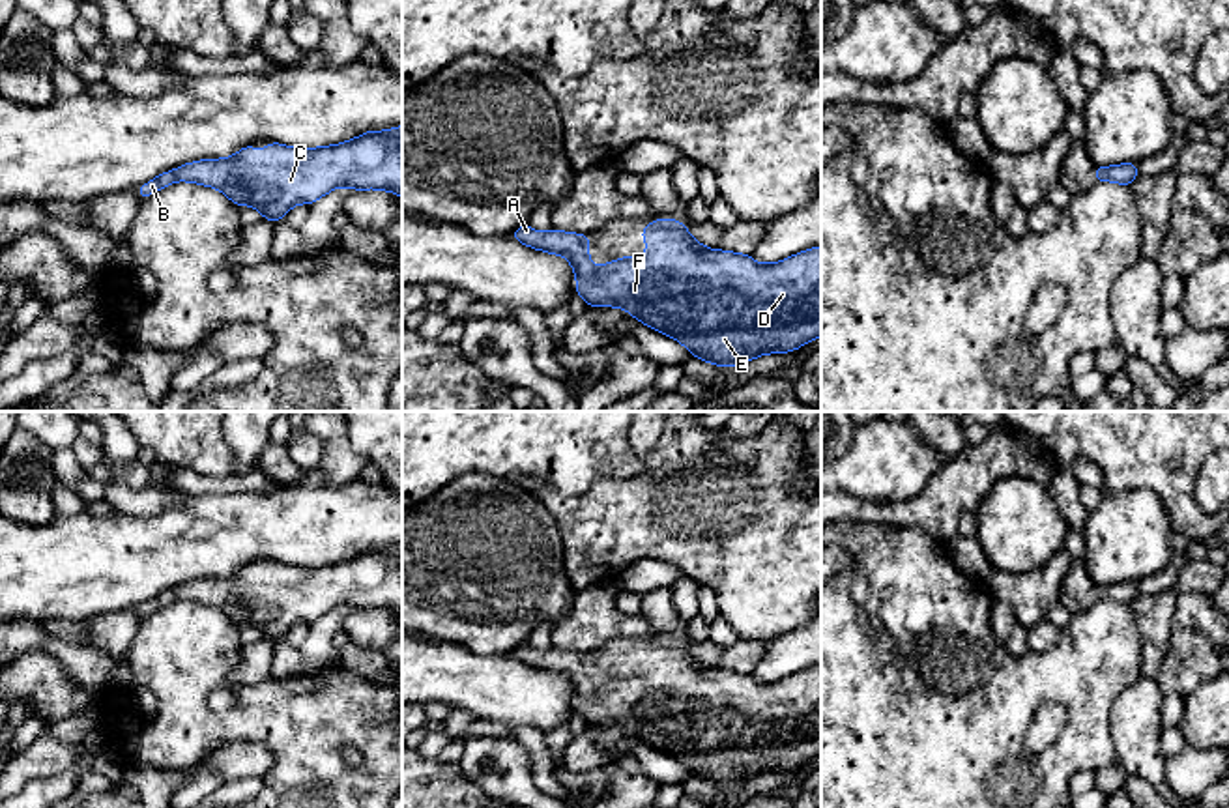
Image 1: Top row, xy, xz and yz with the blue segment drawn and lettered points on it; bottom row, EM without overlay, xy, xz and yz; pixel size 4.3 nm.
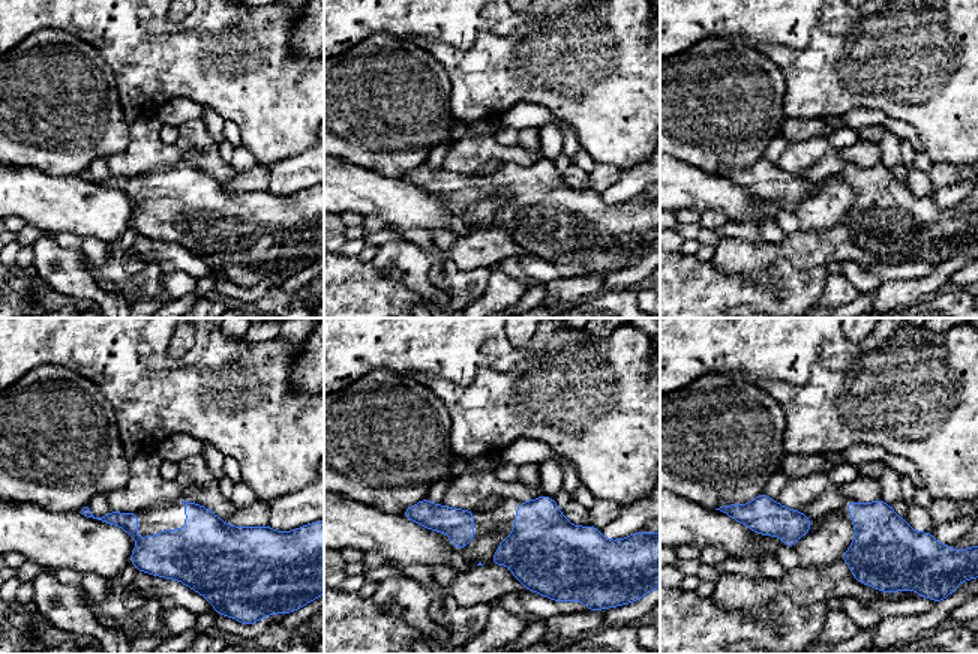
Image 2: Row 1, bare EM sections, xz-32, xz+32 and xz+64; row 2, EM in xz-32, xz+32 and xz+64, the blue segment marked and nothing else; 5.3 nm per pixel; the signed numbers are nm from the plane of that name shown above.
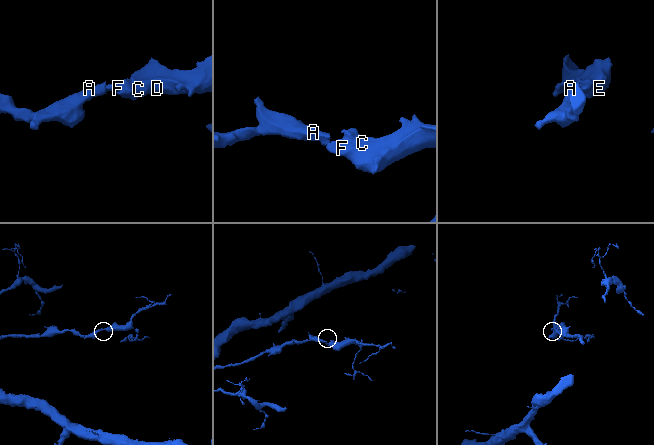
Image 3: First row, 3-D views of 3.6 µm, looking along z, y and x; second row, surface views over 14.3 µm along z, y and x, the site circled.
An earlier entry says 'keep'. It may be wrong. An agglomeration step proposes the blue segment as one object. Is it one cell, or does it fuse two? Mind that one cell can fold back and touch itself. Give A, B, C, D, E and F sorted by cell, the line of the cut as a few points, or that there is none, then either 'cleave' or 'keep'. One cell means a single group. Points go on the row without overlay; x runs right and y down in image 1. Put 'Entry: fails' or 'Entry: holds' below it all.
A B C D E F; no cut; keep
Entry: holds

